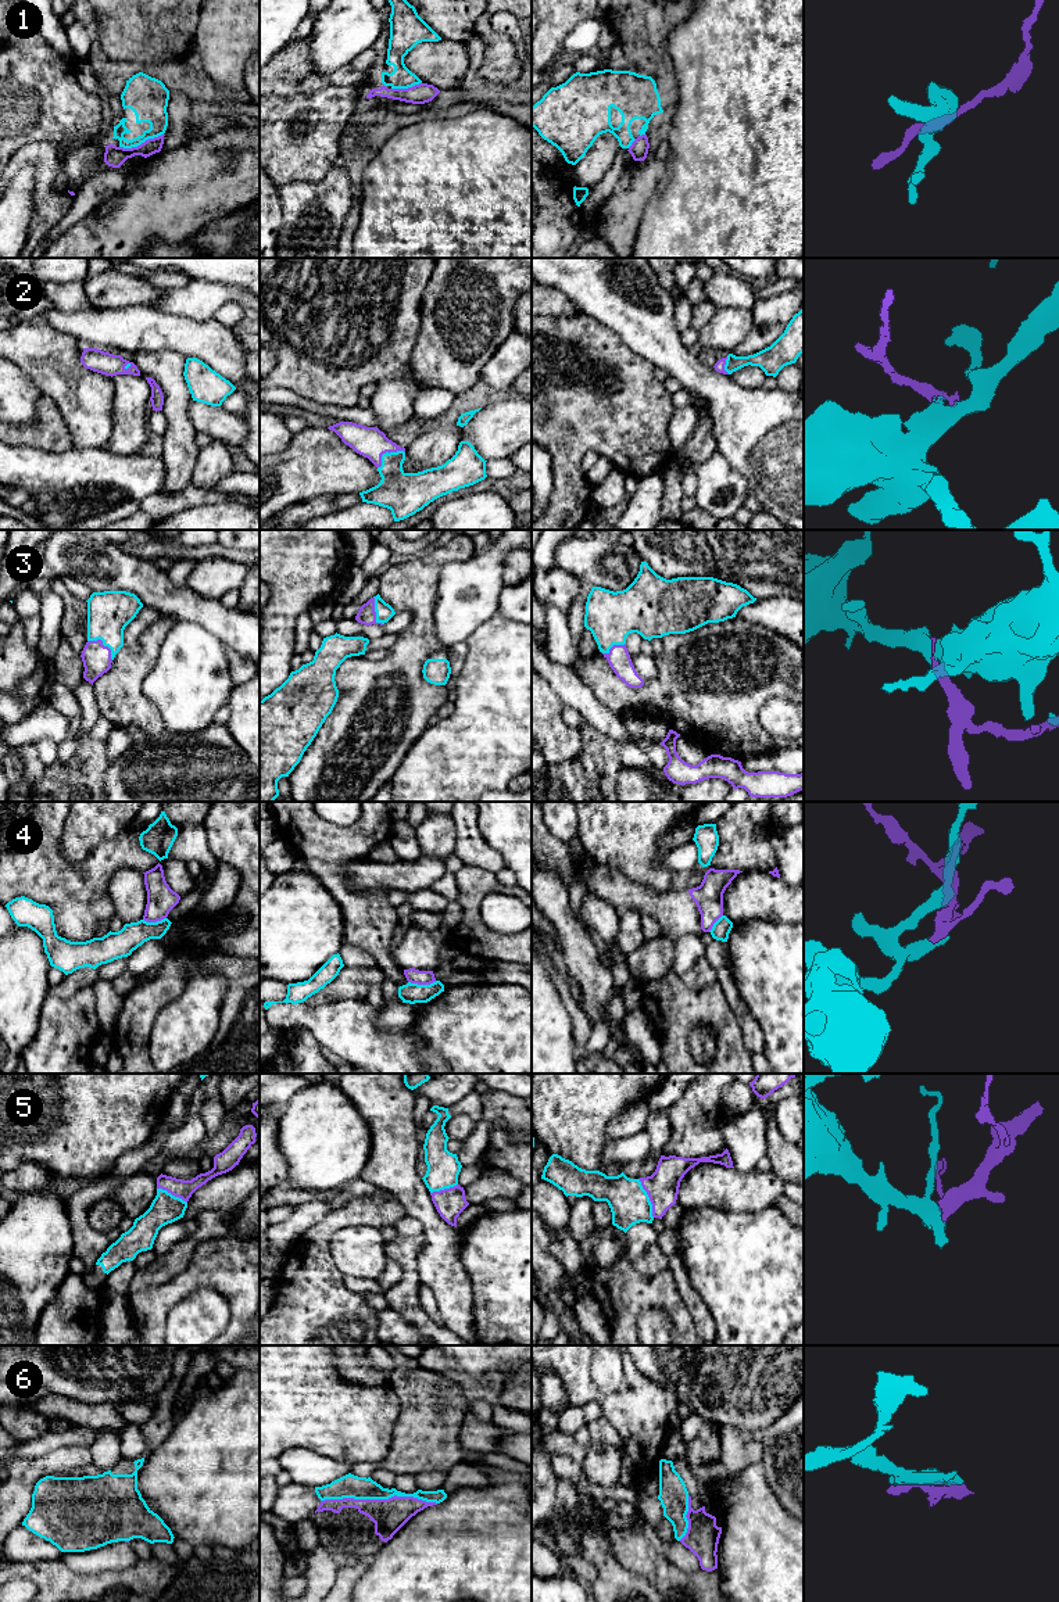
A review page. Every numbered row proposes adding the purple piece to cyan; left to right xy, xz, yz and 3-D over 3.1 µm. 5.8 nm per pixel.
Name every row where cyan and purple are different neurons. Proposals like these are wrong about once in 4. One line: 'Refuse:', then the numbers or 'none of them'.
Refuse: 1, 4

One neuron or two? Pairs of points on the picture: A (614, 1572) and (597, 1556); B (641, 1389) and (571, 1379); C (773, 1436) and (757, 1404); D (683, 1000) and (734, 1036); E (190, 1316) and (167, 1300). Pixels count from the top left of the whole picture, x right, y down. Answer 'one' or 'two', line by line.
A: one
B: one
C: two
D: one
E: two

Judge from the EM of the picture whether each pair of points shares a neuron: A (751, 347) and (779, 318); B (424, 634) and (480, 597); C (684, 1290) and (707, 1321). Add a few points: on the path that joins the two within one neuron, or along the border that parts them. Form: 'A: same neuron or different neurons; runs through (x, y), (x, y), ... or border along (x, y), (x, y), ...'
A: same neuron; runs through (758, 340), (772, 325)
B: different neurons; border along (435, 597), (433, 631), (447, 647)
C: same neuron; runs through (690, 1297), (701, 1314)

